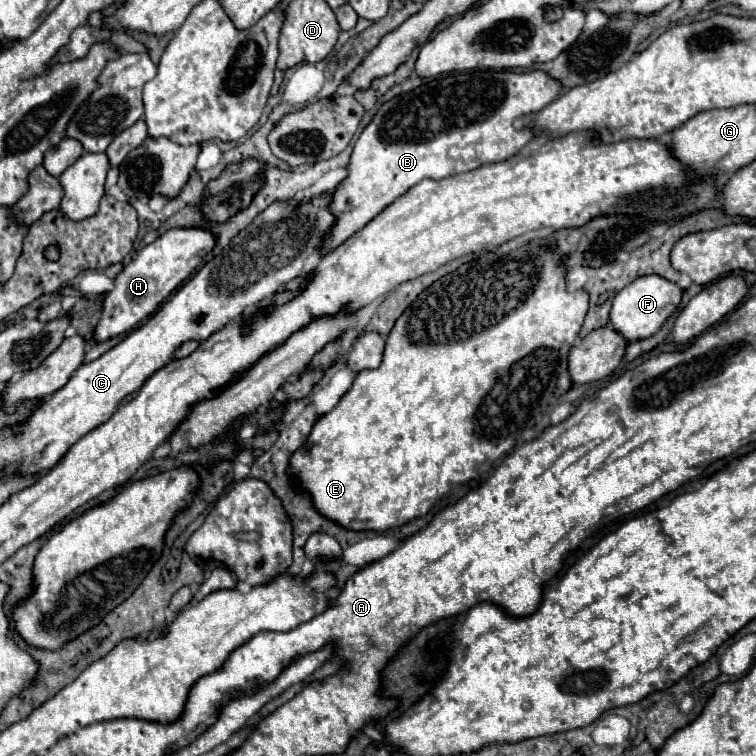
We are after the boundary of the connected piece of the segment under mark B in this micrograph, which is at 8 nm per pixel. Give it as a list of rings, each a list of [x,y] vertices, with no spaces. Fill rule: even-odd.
[[[541,69],[525,73],[467,71],[451,73],[413,89],[413,103],[411,93],[383,103],[359,135],[353,147],[349,175],[333,193],[331,213],[337,217],[337,223],[325,237],[321,255],[363,229],[377,213],[419,181],[439,181],[513,157],[535,137],[531,127],[515,129],[513,121],[541,111],[559,97],[561,89],[561,81]],[[451,147],[471,147],[469,161],[463,157],[451,159]]]

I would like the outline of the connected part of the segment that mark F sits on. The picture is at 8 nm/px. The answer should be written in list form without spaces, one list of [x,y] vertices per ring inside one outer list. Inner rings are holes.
[[[657,275],[639,277],[615,295],[613,307],[611,307],[611,325],[627,341],[637,341],[637,339],[651,337],[661,329],[661,325],[667,321],[667,317],[675,313],[677,305],[681,303],[681,293],[683,291],[675,283],[671,283],[663,277],[657,277]]]

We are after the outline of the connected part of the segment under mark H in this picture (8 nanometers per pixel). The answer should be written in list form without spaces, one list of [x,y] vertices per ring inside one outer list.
[[[169,229],[157,241],[143,247],[137,257],[115,277],[113,291],[103,297],[93,337],[97,343],[123,335],[151,317],[159,305],[193,273],[201,259],[215,247],[215,237],[205,229]]]

